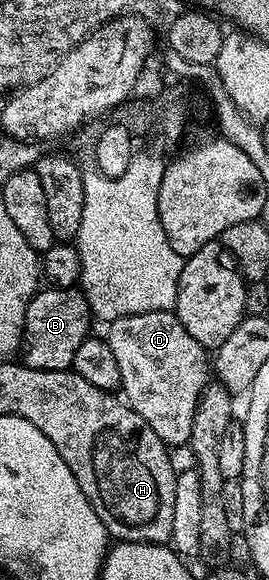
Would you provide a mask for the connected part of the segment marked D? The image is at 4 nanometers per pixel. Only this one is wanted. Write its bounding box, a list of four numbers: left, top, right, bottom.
[104,311,208,447]

